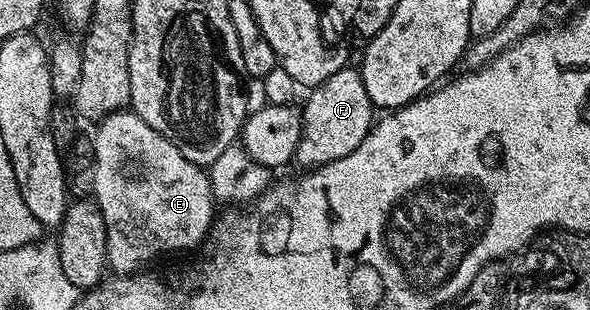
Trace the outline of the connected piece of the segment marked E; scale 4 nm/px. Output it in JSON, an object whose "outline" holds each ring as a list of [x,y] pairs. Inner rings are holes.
{"outline":[[[130,110],[114,112],[98,121],[96,128],[99,129],[95,132],[95,152],[93,151],[93,176],[95,172],[95,195],[93,195],[93,200],[98,205],[99,212],[104,218],[108,249],[115,250],[115,247],[123,240],[123,256],[112,255],[110,257],[110,271],[115,274],[135,274],[151,266],[151,263],[158,256],[167,256],[170,252],[187,252],[190,248],[197,247],[202,240],[206,241],[213,227],[213,221],[217,216],[217,211],[215,212],[217,201],[211,194],[210,175],[200,165],[189,162],[189,158],[185,158],[185,154],[181,154],[181,150],[177,150],[177,146],[173,146],[173,142],[169,142],[161,134],[157,134],[157,130],[153,130],[153,126],[149,126],[149,122],[145,122],[136,112]]]}

